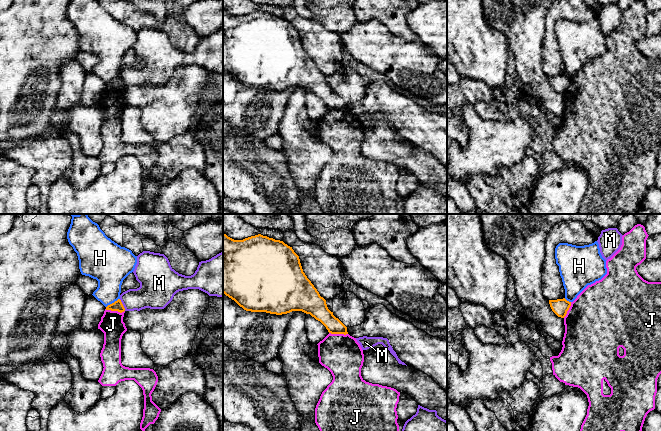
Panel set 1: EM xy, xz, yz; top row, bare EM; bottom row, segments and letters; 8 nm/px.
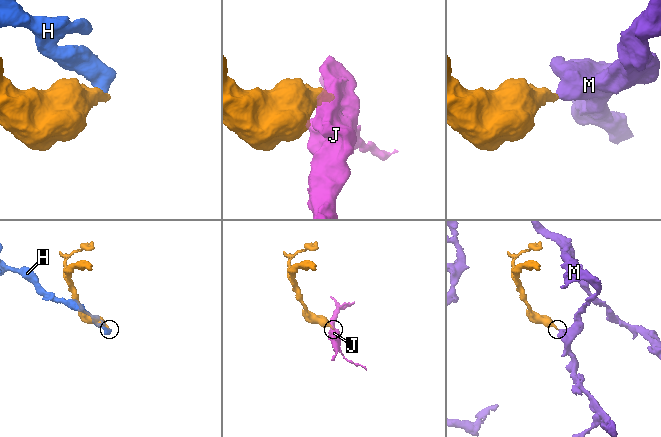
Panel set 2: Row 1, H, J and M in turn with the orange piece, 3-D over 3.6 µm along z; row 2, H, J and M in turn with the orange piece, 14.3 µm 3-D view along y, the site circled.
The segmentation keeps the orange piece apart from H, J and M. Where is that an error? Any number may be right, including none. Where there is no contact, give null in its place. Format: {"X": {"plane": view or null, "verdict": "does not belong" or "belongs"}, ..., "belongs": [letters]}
{"H": {"plane": "xy", "verdict": "does not belong"}, "J": {"plane": "xy", "verdict": "does not belong"}, "M": {"plane": "xy", "verdict": "does not belong"}, "belongs": []}

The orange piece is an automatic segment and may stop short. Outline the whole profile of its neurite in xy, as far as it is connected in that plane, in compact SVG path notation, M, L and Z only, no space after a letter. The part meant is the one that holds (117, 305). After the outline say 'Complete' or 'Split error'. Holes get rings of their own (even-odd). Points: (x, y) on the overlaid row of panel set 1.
M118 299L118 300L115 301L114 303L108 305L108 306L106 307L106 310L118 311L118 312L122 313L122 312L125 311L125 308L124 308L121 300Z. Complete

